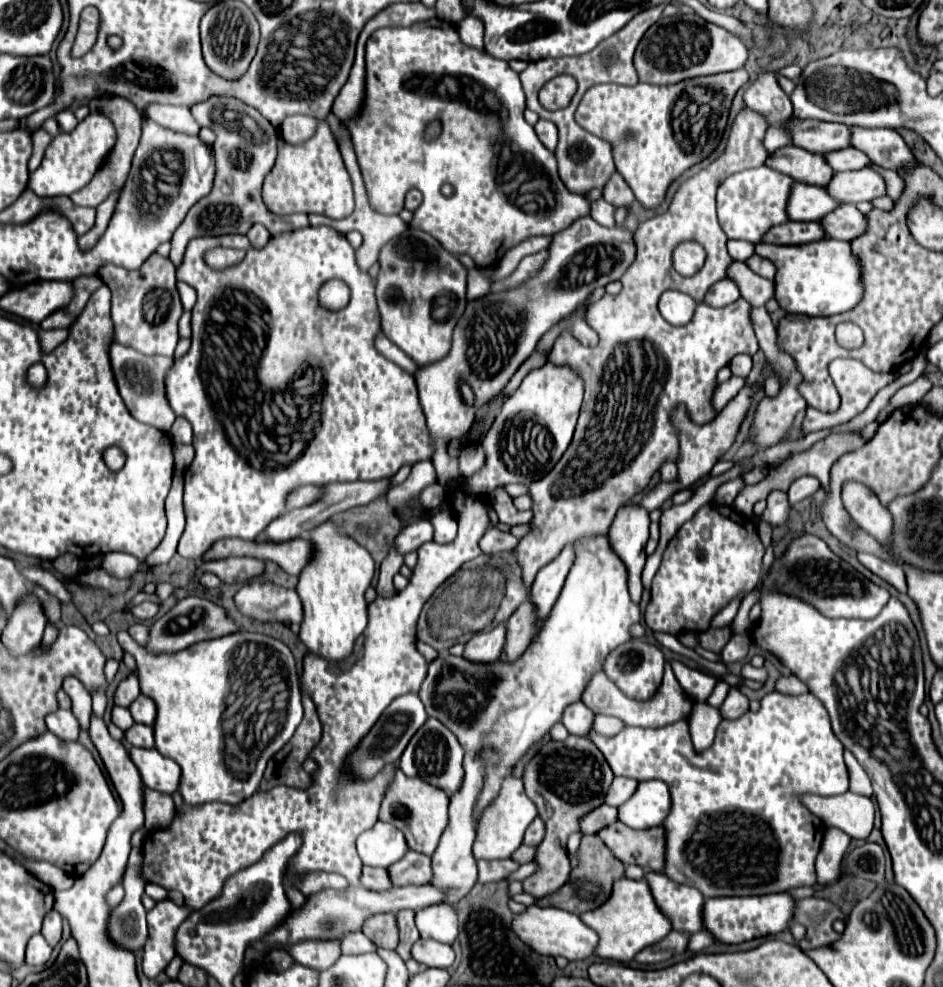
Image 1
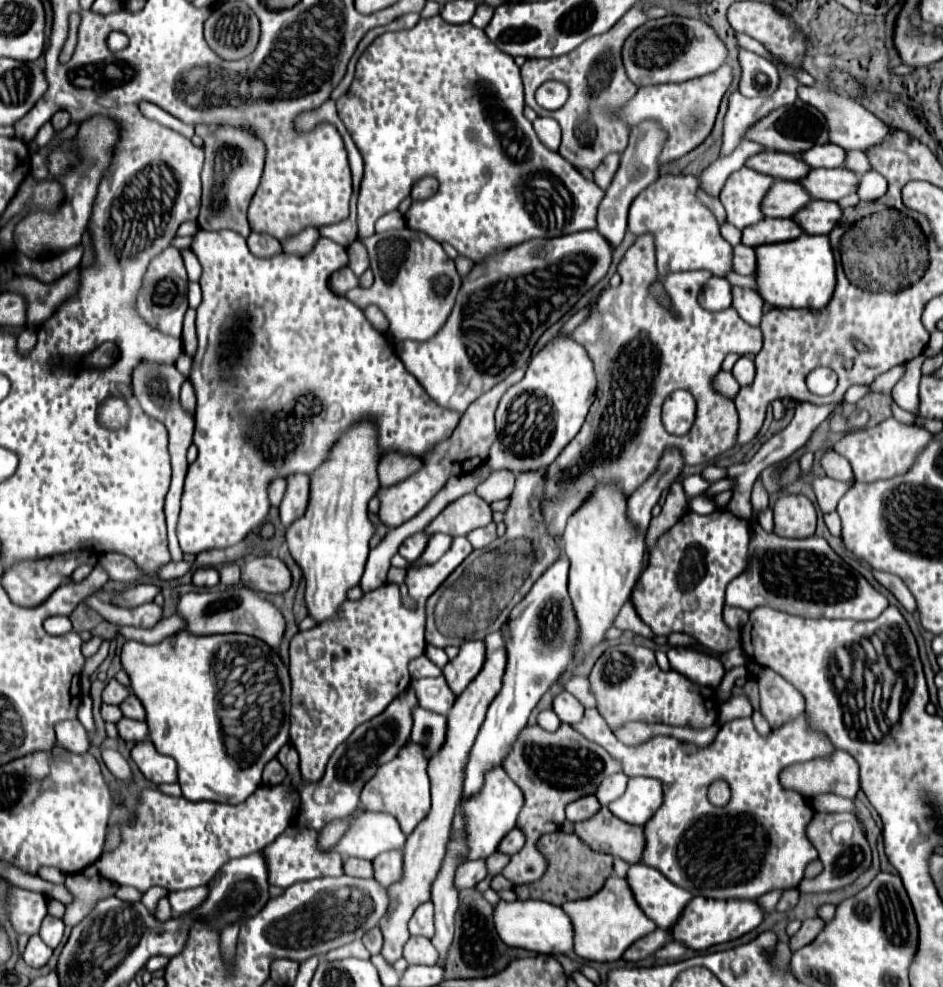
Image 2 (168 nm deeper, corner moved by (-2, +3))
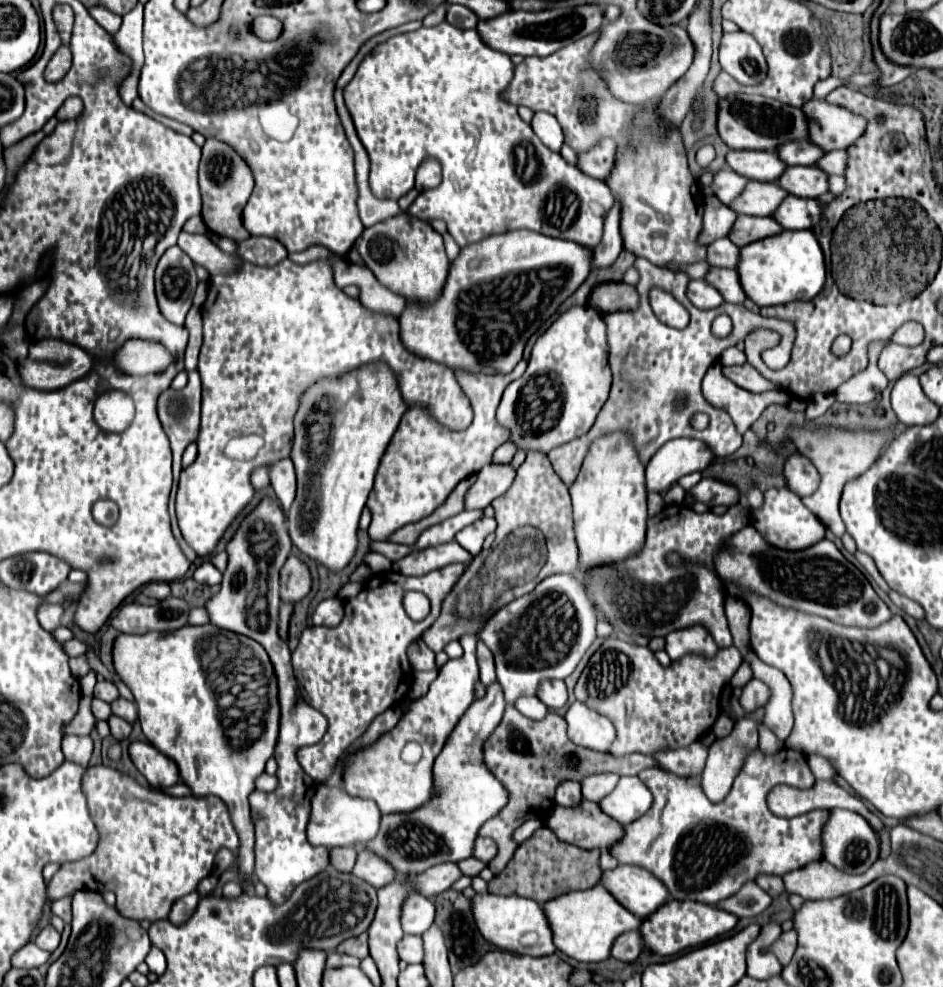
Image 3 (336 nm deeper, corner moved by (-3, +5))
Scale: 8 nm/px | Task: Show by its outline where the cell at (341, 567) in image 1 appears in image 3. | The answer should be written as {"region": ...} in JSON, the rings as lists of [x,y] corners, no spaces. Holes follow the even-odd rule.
{"region":[[[368,363],[368,367],[358,367],[356,371],[348,371],[348,375],[340,375],[336,379],[320,379],[316,381],[312,387],[308,387],[302,395],[300,395],[300,405],[298,405],[298,411],[294,415],[294,445],[292,445],[292,453],[290,453],[290,459],[294,461],[294,467],[296,467],[296,479],[298,479],[298,489],[296,489],[296,499],[290,507],[290,513],[288,513],[288,531],[290,531],[290,537],[292,537],[292,543],[304,553],[308,555],[310,559],[326,565],[330,571],[340,571],[344,569],[350,559],[354,557],[356,553],[356,545],[358,545],[358,539],[356,539],[356,533],[358,533],[358,519],[360,519],[360,513],[366,505],[366,499],[372,491],[372,485],[374,485],[374,475],[378,471],[378,463],[400,423],[400,417],[402,413],[406,411],[408,407],[404,407],[404,399],[400,399],[400,387],[396,383],[396,377],[388,371],[388,367],[384,367],[384,363]]]}

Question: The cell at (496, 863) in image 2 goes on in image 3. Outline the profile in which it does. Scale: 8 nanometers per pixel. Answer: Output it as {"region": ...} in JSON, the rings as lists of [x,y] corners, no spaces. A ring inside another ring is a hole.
{"region":[[[464,859],[464,861],[456,863],[456,865],[460,867],[460,871],[464,871],[466,877],[474,877],[474,875],[480,873],[482,867],[486,867],[486,865],[484,865],[482,861],[478,861],[478,859]]]}

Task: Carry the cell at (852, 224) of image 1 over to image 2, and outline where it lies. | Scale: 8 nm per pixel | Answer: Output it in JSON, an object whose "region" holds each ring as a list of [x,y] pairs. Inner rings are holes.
{"region":[[[811,201],[793,217],[809,235],[829,235],[841,221],[841,207],[833,201]]]}

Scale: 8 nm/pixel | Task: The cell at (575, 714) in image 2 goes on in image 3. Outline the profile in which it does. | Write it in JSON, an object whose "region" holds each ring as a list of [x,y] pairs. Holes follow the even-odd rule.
{"region":[[[548,679],[548,681],[540,683],[540,691],[536,691],[536,697],[552,711],[562,709],[568,703],[566,685],[564,685],[564,681],[556,681],[556,679]]]}

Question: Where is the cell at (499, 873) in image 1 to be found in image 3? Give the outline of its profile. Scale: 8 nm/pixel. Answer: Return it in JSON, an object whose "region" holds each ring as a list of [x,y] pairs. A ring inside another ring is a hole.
{"region":[[[442,863],[436,867],[430,867],[428,871],[416,875],[416,887],[420,887],[420,895],[434,897],[442,891],[446,891],[458,877],[462,877],[456,863]]]}

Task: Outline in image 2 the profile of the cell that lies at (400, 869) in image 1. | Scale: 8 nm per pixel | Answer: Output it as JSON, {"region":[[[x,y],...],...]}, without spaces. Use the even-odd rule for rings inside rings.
{"region":[[[401,849],[381,853],[379,857],[373,859],[373,867],[375,867],[375,879],[381,885],[391,887],[395,881],[401,881],[403,879],[403,853],[401,853]]]}

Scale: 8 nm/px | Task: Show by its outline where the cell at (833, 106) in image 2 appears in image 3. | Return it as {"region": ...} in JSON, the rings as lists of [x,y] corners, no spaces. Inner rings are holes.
{"region":[[[810,99],[802,111],[808,115],[810,141],[824,147],[826,153],[850,147],[866,129],[866,121],[860,115],[826,101]]]}

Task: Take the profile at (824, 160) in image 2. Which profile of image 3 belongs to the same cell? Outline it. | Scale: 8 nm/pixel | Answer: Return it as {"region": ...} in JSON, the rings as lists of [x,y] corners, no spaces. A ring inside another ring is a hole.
{"region":[[[806,141],[786,143],[784,147],[780,147],[780,151],[776,151],[776,155],[780,155],[780,159],[784,159],[784,163],[788,165],[814,165],[824,155],[824,151],[814,143]]]}

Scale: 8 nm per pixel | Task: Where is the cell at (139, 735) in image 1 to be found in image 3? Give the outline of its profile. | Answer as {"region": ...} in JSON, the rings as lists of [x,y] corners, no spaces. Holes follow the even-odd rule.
{"region":[[[112,715],[110,719],[108,719],[108,725],[110,725],[110,733],[112,733],[112,737],[114,739],[126,739],[128,735],[130,735],[130,731],[132,731],[132,725],[130,723],[126,723],[124,719],[120,719],[120,717],[116,717],[116,715]]]}

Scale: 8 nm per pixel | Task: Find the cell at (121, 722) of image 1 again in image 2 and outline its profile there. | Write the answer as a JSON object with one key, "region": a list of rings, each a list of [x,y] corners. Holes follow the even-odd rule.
{"region":[[[103,705],[101,715],[103,715],[105,721],[113,721],[113,723],[117,723],[123,717],[123,713],[121,713],[121,709],[117,705]]]}

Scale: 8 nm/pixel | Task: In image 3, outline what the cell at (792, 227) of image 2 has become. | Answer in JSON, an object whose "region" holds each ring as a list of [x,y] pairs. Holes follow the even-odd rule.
{"region":[[[738,215],[728,237],[738,247],[744,247],[748,243],[754,243],[758,239],[770,237],[780,233],[782,227],[772,217],[750,217],[750,215]]]}

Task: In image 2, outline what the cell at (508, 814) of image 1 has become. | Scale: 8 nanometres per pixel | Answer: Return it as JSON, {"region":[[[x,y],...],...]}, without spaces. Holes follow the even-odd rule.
{"region":[[[497,767],[485,775],[485,787],[481,789],[481,793],[463,801],[461,805],[467,819],[469,839],[471,839],[469,859],[483,859],[493,855],[499,849],[499,841],[503,841],[503,837],[517,825],[517,817],[523,809],[523,801],[525,799],[521,789],[515,785],[515,781],[511,781],[511,777],[507,777],[507,771],[503,767]]]}

